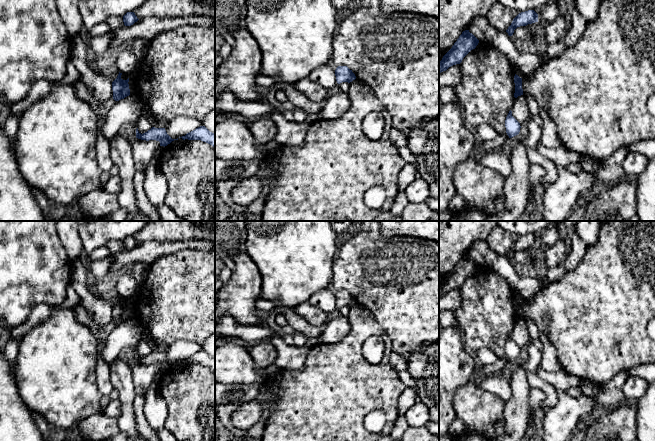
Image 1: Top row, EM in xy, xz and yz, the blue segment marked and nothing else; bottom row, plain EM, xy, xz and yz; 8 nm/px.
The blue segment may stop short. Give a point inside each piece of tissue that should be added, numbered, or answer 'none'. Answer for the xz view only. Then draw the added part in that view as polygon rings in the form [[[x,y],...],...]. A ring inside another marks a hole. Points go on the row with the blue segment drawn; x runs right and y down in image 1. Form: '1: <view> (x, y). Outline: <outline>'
none

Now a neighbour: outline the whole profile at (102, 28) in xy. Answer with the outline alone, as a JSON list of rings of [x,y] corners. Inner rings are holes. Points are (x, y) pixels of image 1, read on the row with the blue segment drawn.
[[[104,21],[101,23],[96,24],[89,30],[90,37],[96,37],[100,35],[105,35],[111,30],[109,25]]]

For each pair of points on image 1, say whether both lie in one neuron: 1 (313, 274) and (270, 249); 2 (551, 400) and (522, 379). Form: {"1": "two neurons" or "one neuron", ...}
{"1": "one neuron", "2": "two neurons"}

